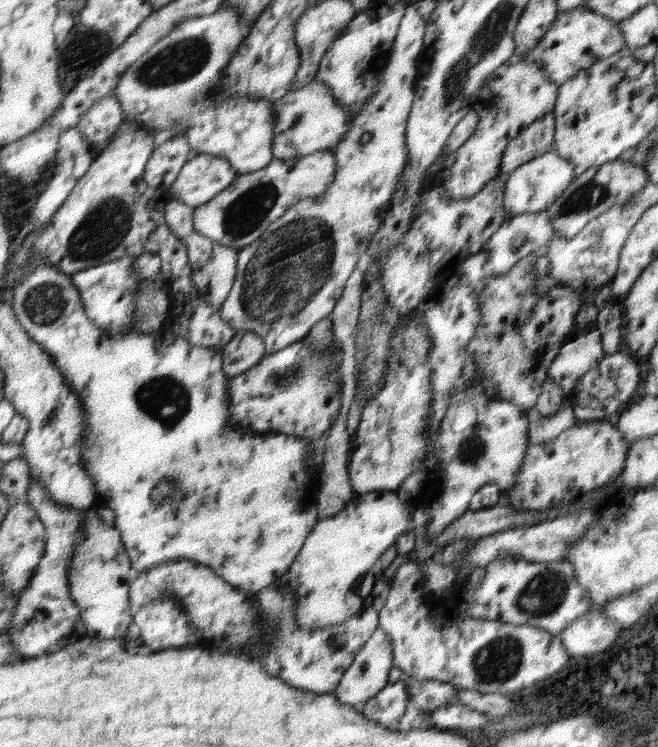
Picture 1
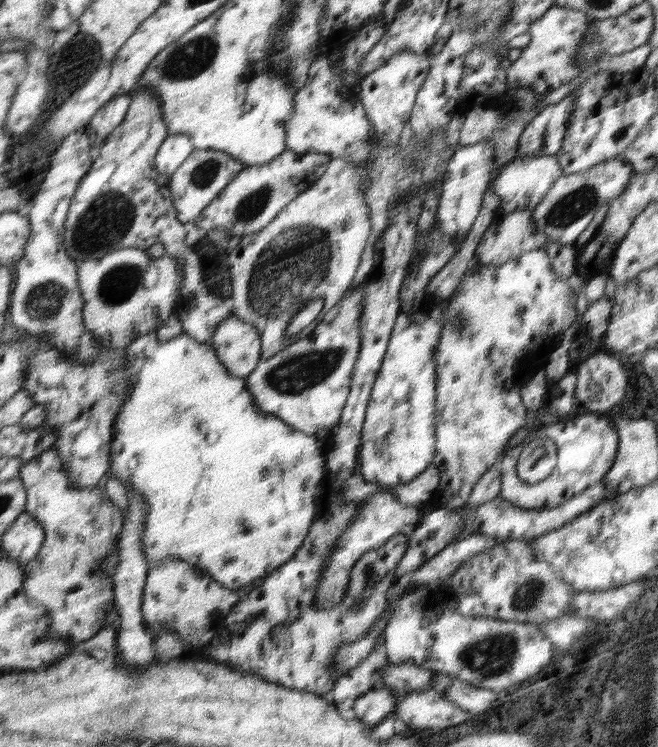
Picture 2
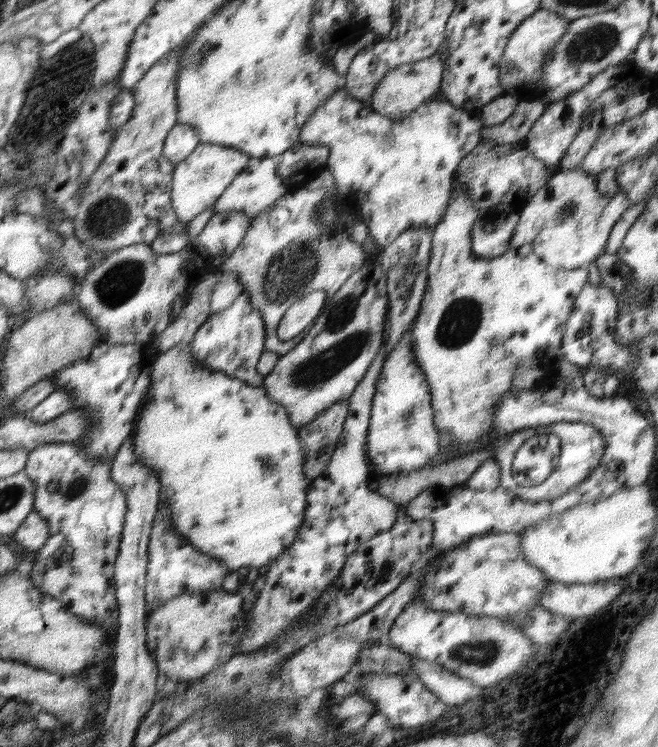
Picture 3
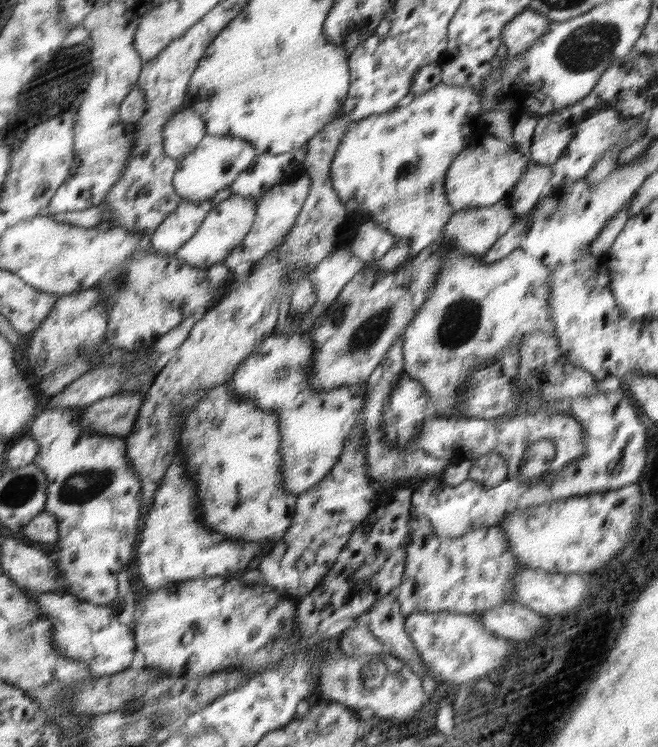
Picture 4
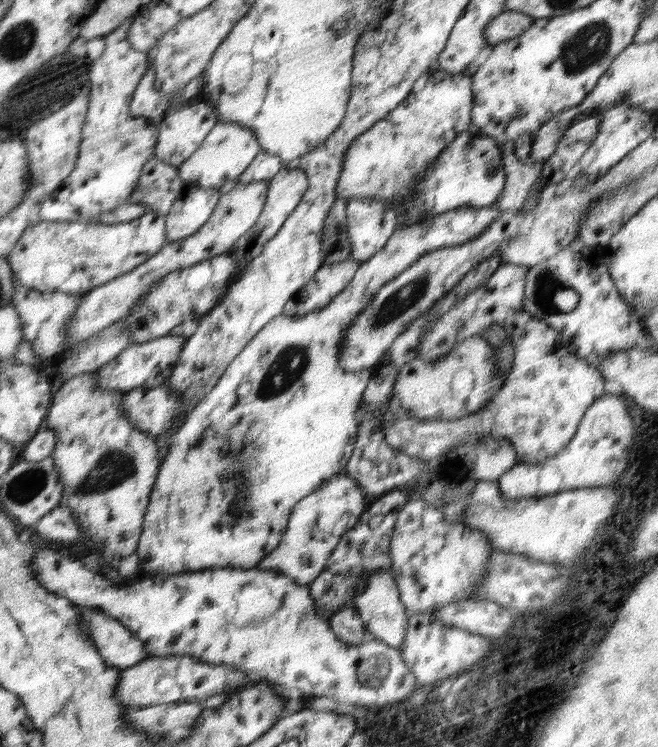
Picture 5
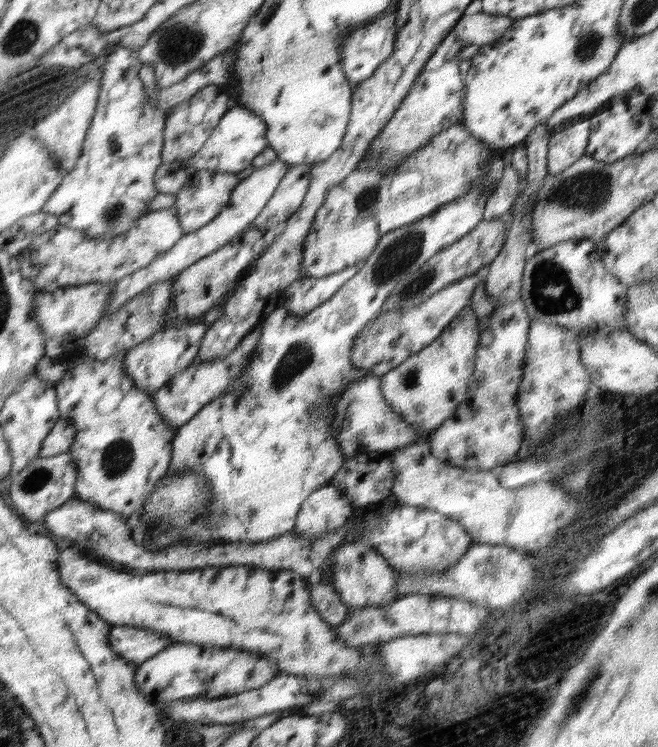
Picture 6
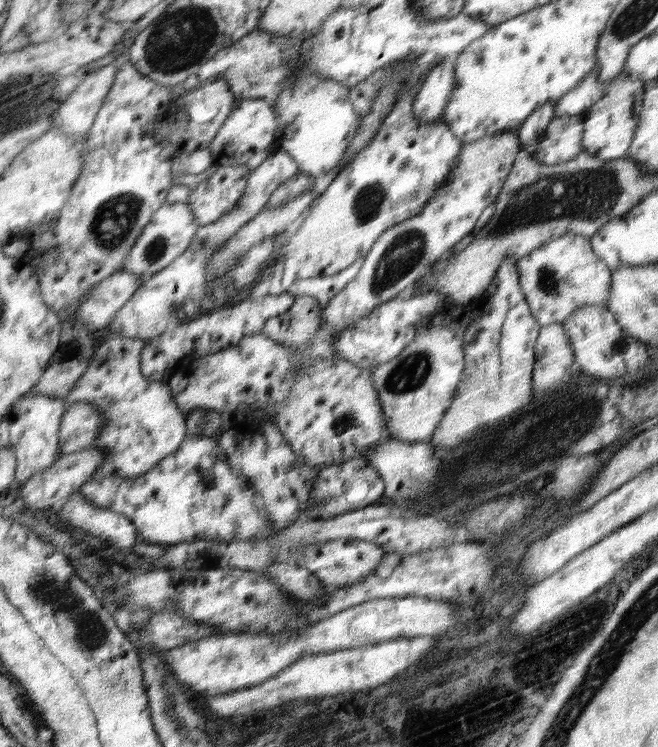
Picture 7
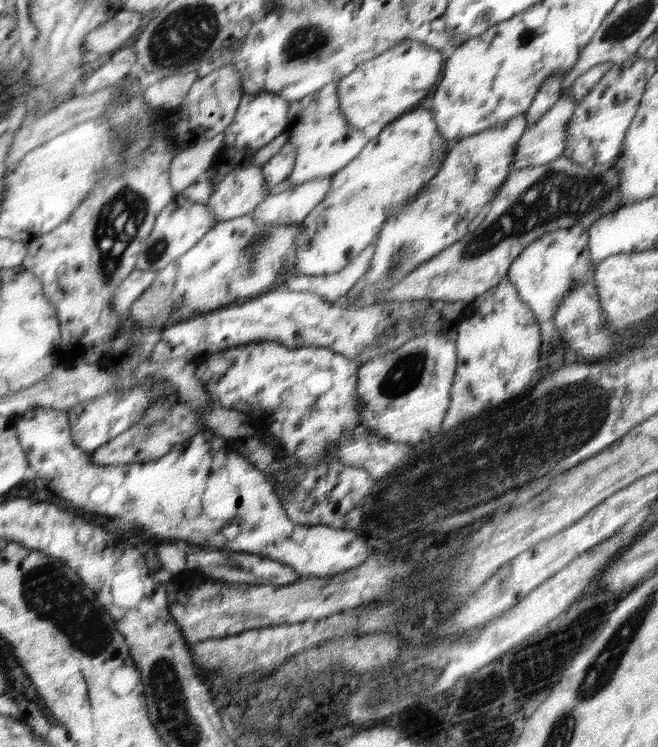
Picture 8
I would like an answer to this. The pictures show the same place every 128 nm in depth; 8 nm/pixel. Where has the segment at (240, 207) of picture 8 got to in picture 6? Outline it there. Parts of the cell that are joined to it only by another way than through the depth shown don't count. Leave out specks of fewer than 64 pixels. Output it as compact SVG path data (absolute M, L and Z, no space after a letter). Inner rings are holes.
M200 170L176 195L176 213L184 234L208 224L226 206L240 183L237 173Z

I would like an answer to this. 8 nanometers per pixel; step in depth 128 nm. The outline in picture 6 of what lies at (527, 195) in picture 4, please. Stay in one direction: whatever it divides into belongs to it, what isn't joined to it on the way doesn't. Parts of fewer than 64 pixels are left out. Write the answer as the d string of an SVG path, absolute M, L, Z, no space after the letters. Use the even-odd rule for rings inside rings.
M505 156L504 161L506 161L506 166L504 166L504 172L502 172L499 185L488 202L486 202L486 206L484 206L484 212L482 214L484 221L505 218L514 207L514 198L518 196L520 176L518 176L518 172L512 168L510 156Z

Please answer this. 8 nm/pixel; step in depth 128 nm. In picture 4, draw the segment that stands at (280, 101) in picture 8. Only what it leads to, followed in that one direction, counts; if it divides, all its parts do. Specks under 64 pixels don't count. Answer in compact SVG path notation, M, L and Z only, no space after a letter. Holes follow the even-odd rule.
M208 136L186 157L179 161L175 176L175 190L182 199L188 201L204 201L212 199L223 189L230 187L243 170L248 169L258 157L253 144L236 136Z

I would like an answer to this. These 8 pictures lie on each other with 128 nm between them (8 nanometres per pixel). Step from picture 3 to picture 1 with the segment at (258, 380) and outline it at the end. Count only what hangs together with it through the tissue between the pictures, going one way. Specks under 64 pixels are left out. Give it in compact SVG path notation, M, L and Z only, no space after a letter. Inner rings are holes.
M240 329L226 344L222 354L223 369L227 376L236 377L248 373L259 364L260 360L263 360L266 356L266 343L258 338L258 335Z

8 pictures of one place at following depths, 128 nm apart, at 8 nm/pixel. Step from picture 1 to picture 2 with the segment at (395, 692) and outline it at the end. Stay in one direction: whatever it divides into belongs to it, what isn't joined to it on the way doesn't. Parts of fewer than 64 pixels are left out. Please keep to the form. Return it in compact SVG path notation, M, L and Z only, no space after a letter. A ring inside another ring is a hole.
M372 689L354 699L351 714L360 718L367 728L374 728L396 709L396 695L389 689Z

